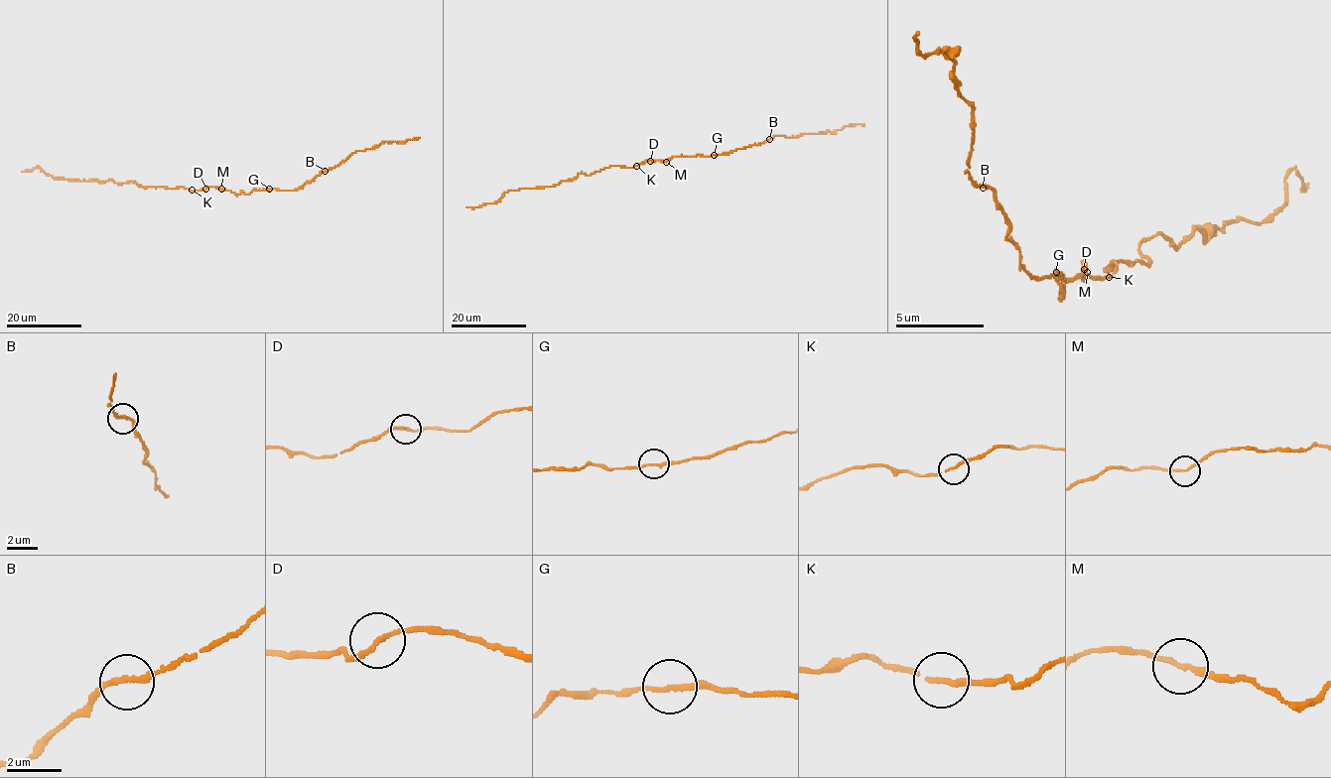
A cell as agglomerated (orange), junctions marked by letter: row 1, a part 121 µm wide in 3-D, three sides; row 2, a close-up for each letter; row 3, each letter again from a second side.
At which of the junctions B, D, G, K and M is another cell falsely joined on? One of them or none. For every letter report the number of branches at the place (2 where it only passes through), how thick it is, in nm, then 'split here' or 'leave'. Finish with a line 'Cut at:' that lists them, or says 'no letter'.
B: 2 branches meet; 170 nm thick; leave
D: 2 branches meet; 160 nm thick; leave
G: 2 branches meet; 170 nm thick; leave
K: 2 branches meet; 170 nm thick; leave
M: 2 branches meet; 150 nm thick; leave
Cut at: no letter

